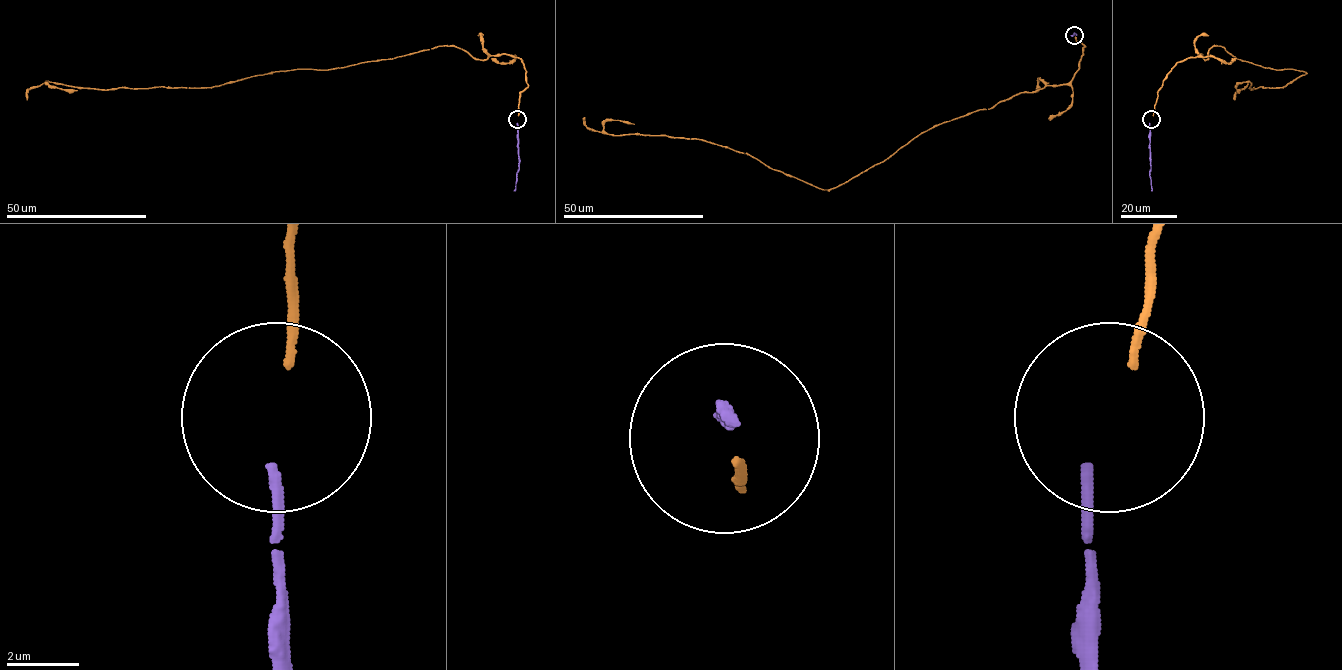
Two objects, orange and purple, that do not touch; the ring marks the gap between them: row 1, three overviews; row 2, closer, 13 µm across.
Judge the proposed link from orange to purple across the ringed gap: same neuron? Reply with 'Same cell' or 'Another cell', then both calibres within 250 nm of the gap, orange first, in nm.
Another cell. Thickness 240 nm (orange) against 320 nm

